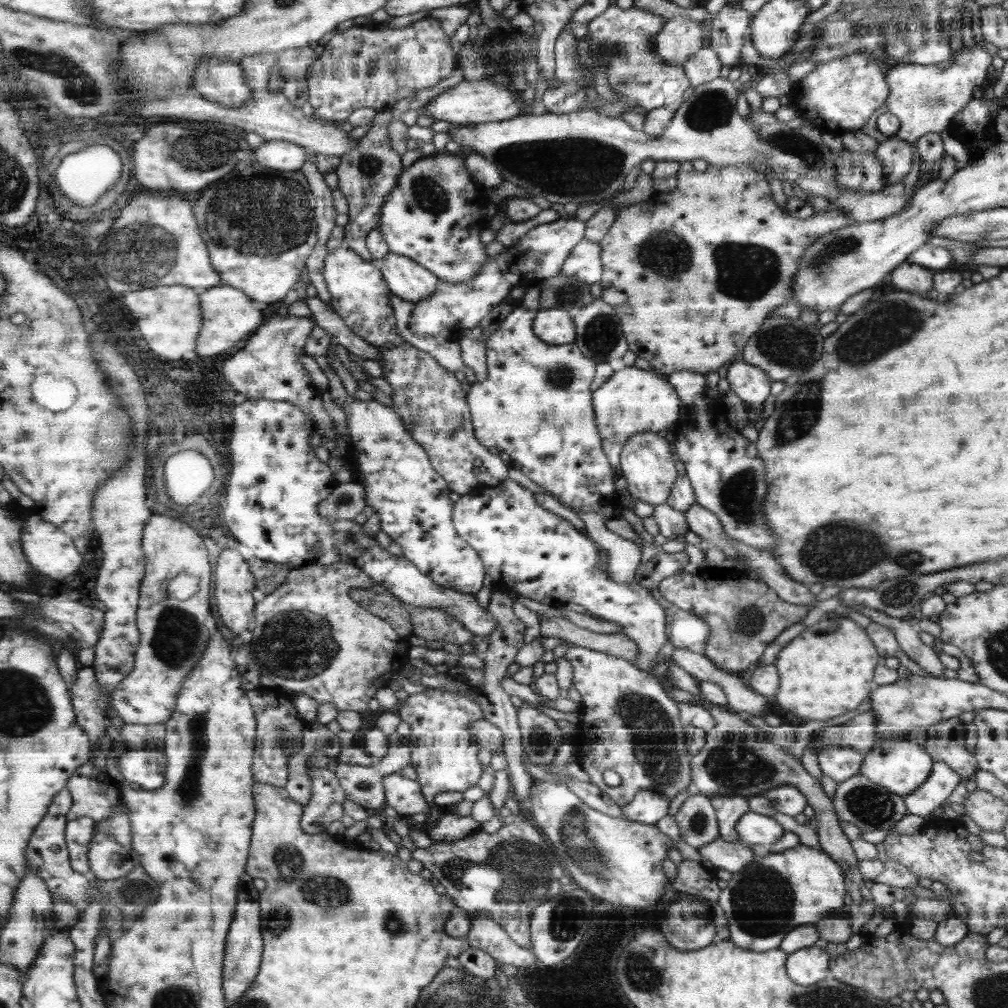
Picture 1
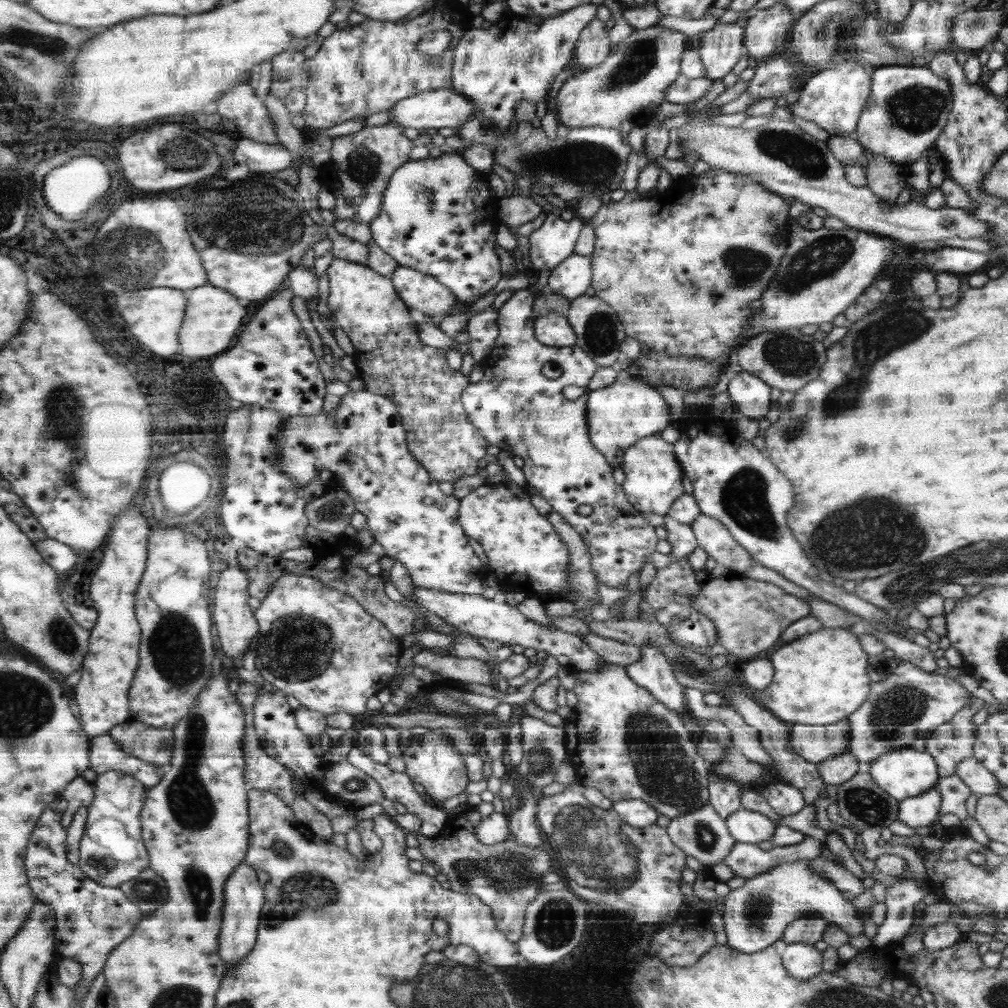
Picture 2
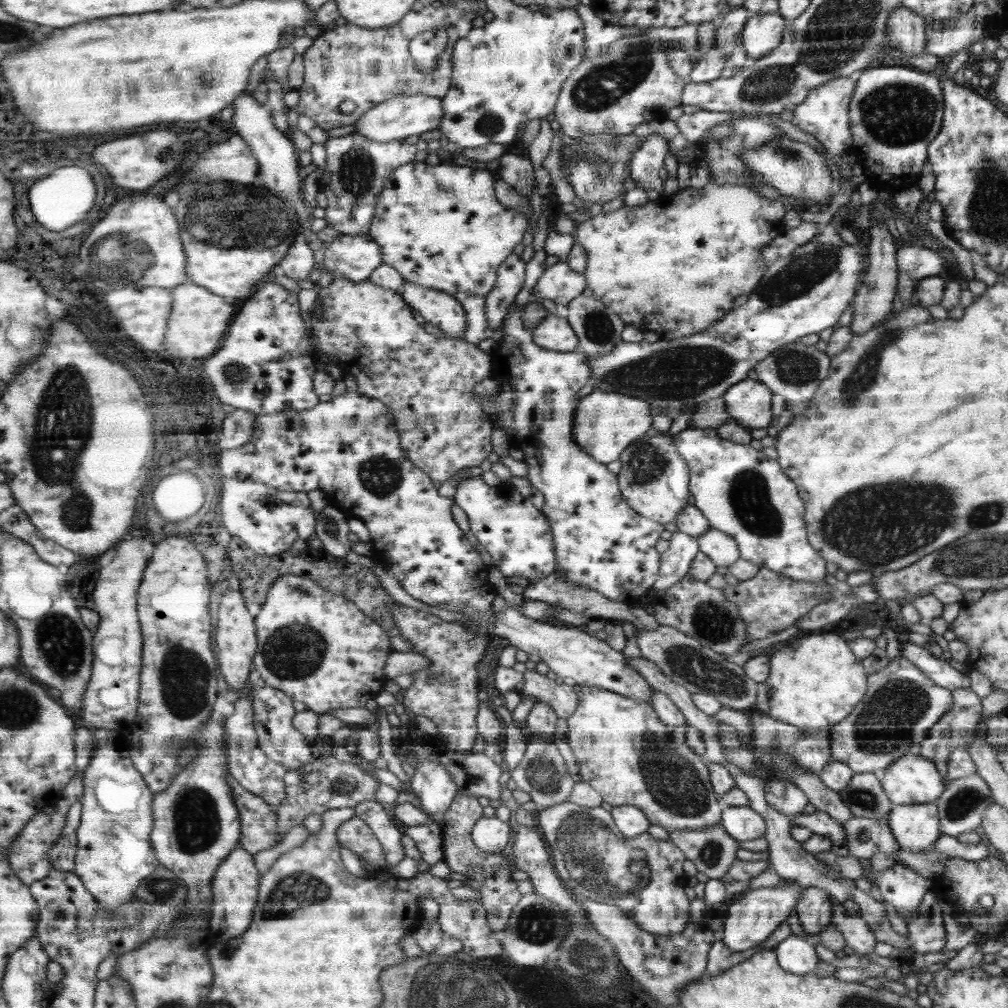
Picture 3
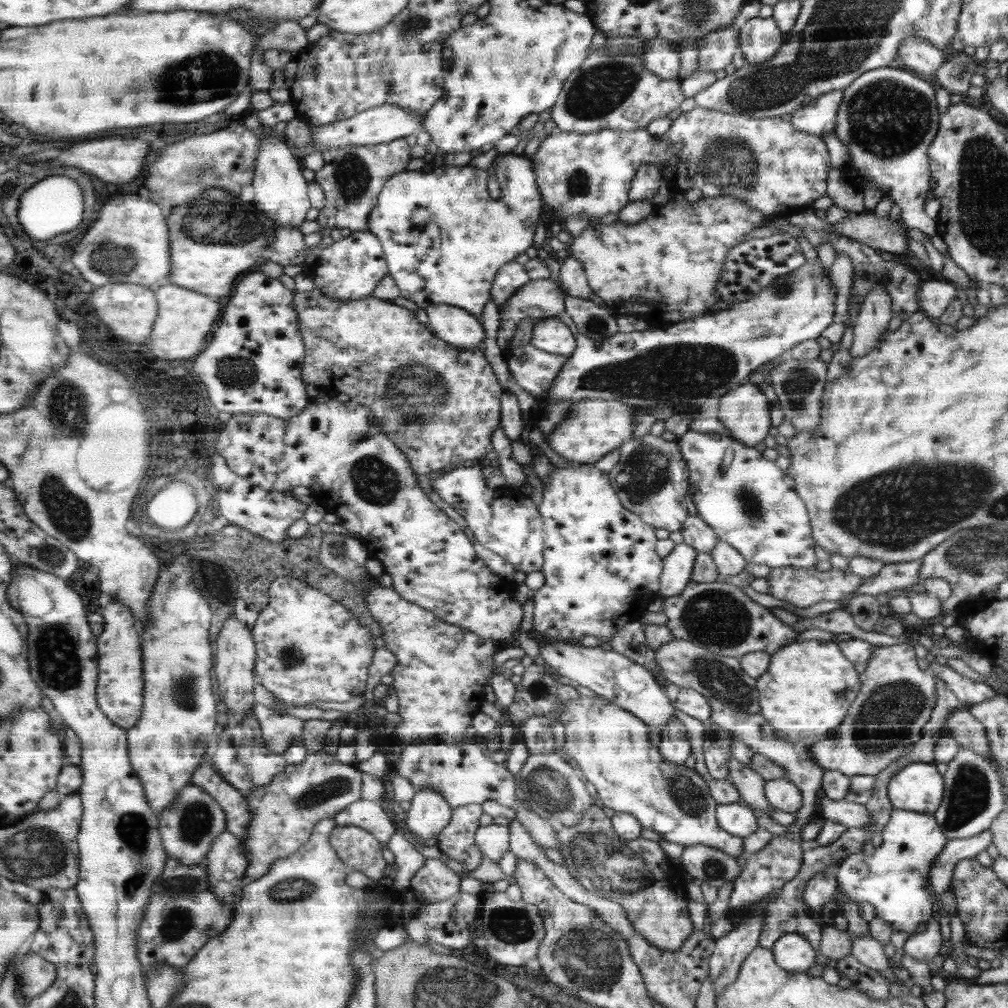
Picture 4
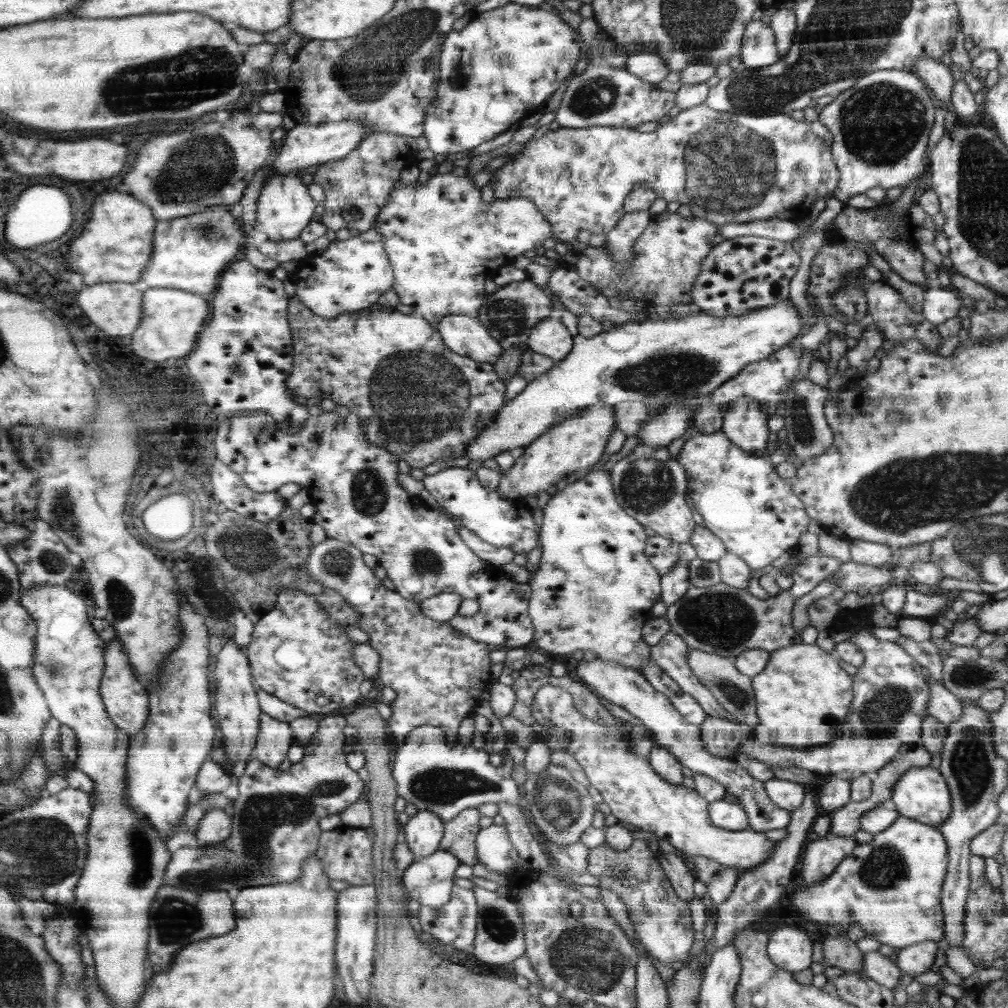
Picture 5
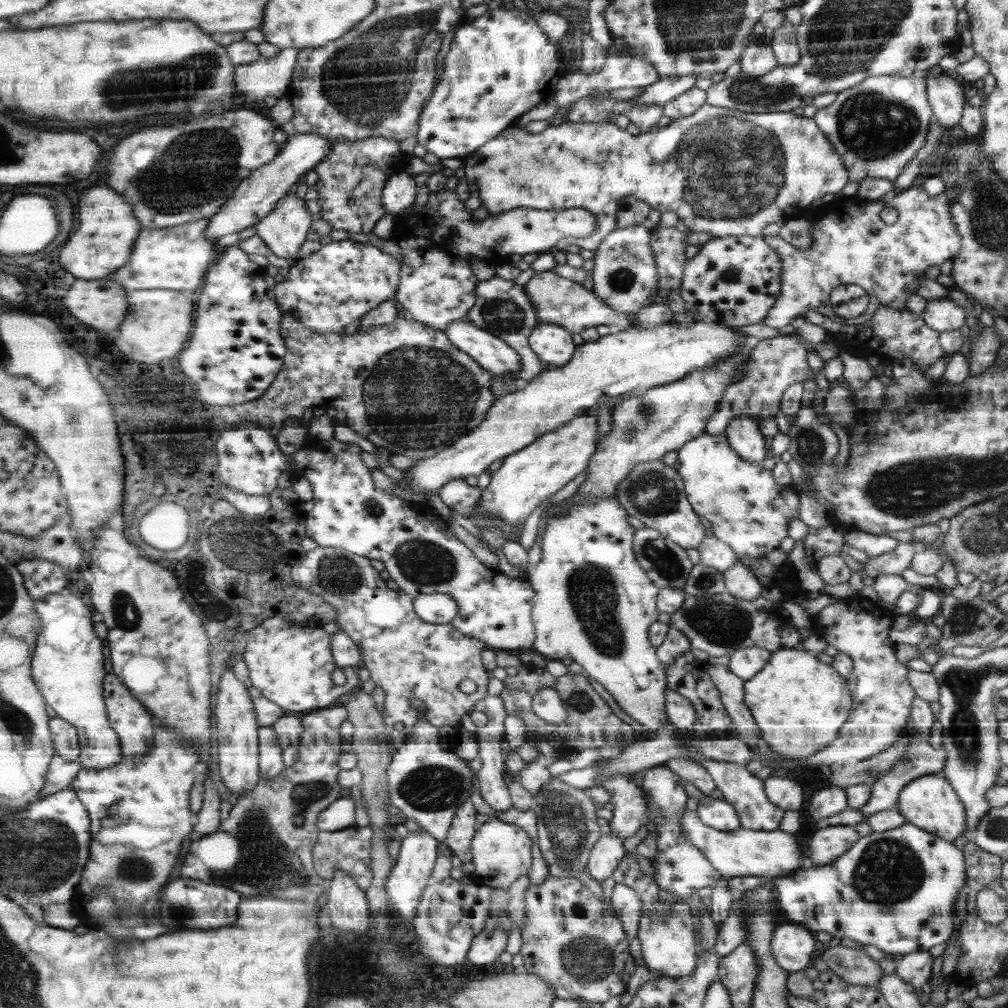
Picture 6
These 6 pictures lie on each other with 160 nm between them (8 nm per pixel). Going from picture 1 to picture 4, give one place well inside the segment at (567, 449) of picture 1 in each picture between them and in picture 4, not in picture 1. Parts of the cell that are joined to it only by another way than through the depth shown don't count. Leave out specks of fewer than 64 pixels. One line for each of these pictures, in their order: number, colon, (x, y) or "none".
2: (518, 406)
3: (601, 543)
4: (601, 569)

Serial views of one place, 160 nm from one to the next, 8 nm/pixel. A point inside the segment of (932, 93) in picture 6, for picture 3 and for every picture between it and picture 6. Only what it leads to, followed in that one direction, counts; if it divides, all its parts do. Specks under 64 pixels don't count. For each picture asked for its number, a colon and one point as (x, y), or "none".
3: (906, 30)
4: (919, 54)
5: (936, 72)

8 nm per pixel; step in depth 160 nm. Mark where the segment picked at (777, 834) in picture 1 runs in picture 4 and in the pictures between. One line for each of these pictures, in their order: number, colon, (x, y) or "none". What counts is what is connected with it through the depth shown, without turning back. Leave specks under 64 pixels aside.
2: (749, 826)
3: (741, 822)
4: (736, 818)

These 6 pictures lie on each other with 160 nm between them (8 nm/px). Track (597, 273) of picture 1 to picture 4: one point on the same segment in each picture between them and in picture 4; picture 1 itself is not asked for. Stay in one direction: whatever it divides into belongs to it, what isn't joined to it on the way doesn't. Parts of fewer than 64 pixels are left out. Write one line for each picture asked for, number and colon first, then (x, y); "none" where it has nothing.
2: (572, 278)
3: (560, 283)
4: (542, 299)

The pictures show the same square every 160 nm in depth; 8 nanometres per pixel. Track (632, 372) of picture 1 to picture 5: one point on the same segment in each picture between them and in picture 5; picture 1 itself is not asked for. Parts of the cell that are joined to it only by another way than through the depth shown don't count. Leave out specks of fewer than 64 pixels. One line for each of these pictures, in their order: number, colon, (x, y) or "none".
2: (628, 410)
3: (606, 423)
4: (592, 428)
5: (572, 445)

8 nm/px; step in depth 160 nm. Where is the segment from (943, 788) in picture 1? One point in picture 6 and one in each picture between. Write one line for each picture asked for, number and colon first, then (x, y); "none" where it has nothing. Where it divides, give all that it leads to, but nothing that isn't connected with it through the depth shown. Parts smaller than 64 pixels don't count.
2: (921, 810)
3: (915, 827)
4: (893, 878)
5: (892, 887)
6: (896, 889)

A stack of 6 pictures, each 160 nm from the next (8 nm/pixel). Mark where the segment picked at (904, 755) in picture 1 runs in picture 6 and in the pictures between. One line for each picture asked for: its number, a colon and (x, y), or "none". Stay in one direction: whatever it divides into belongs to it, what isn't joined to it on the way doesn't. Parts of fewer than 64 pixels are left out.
2: (903, 773)
3: (913, 779)
4: (919, 787)
5: (922, 793)
6: (930, 802)

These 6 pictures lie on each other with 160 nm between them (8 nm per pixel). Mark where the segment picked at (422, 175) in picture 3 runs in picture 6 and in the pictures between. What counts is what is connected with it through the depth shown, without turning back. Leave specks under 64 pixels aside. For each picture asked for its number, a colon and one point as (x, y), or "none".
4: (445, 238)
5: (444, 241)
6: (438, 286)

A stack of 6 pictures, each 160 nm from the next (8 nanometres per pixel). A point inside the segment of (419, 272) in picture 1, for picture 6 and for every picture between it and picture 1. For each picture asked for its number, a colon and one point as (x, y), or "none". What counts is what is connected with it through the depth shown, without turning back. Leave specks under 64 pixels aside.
2: (423, 292)
3: (444, 311)
4: (461, 328)
5: (466, 335)
6: (490, 351)

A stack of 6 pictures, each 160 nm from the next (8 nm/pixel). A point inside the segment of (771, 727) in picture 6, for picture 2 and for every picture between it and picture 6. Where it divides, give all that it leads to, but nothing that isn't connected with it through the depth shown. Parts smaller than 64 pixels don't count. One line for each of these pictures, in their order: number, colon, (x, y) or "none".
2: (821, 678)
3: (816, 681)
4: (807, 690)
5: (801, 696)

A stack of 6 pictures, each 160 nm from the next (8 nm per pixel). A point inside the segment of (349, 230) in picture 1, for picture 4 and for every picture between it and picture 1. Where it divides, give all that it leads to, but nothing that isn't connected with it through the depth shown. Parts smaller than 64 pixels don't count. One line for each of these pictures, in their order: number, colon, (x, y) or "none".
2: (363, 162)
3: (356, 168)
4: (352, 177)

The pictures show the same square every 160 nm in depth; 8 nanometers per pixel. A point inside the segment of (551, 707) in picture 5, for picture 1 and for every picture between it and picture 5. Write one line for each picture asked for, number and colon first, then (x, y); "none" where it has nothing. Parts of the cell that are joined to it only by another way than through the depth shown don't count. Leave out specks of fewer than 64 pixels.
1: (631, 725)
2: (622, 741)
3: (620, 745)
4: (609, 745)

